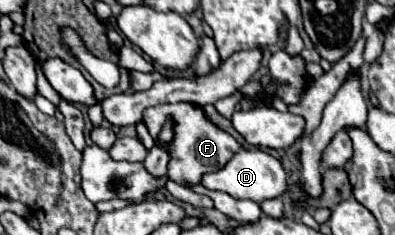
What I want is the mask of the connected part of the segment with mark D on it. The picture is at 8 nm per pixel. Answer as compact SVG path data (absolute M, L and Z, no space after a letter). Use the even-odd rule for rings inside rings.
M240 150L232 156L232 160L224 168L206 174L202 178L202 186L206 186L208 190L226 192L234 198L248 198L254 202L262 202L262 200L276 198L282 192L286 192L288 184L286 184L286 172L274 156L270 156L262 150Z

